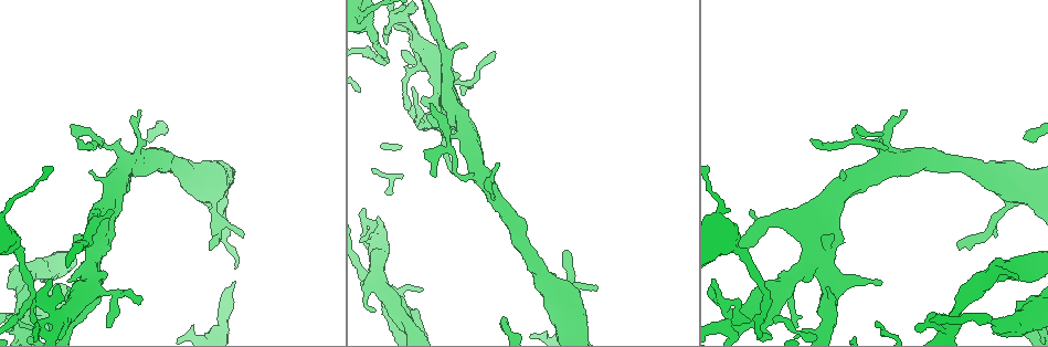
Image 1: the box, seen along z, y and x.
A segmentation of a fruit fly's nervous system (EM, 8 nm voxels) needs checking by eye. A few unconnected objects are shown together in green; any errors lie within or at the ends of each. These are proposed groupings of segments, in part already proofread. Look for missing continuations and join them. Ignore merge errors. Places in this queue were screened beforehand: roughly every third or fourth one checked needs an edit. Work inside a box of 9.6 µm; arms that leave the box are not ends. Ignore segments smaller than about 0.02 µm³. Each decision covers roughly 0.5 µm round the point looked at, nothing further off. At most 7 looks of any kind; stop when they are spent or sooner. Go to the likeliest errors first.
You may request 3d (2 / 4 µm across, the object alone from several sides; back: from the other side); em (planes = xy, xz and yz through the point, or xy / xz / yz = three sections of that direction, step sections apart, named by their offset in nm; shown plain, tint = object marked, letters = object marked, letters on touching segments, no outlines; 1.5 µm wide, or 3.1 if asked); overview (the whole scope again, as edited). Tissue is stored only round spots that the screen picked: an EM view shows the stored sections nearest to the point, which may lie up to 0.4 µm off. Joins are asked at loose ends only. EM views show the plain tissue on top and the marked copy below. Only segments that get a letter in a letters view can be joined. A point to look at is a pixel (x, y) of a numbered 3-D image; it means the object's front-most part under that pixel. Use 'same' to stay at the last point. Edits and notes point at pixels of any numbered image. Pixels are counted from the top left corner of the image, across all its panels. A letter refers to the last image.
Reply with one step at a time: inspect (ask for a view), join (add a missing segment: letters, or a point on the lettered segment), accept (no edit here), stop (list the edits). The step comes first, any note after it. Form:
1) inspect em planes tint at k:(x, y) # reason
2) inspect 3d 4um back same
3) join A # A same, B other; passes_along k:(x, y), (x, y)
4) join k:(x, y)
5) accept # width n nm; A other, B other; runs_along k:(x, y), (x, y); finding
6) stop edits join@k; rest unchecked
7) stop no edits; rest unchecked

inspect 3d 2um at 1:(243, 235) # an open end

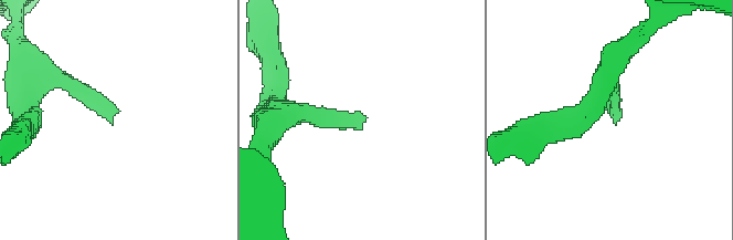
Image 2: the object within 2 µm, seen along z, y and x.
inspect em planes letters at 2:(360, 124) # shape alone is not enough

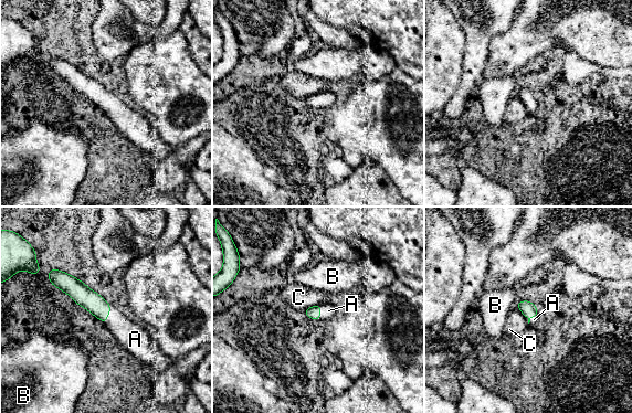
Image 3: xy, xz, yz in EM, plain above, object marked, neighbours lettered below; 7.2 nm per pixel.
join A # A same, B other, C other; passes_along 3:(528, 309), (532, 316), (534, 319); the cell continues

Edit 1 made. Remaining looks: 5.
inspect em planes letters at 1:(1018, 279)

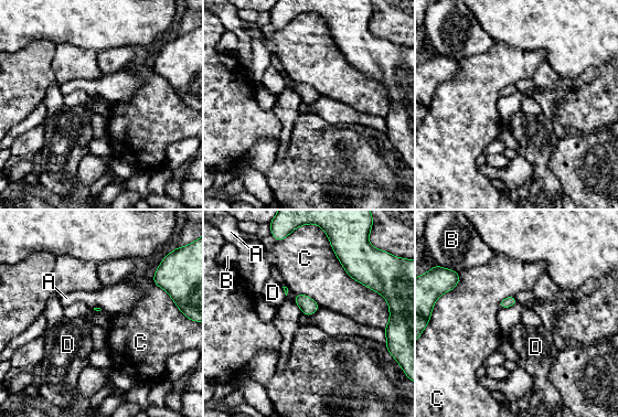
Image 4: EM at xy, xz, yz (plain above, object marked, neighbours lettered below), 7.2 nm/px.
accept # A other, B other, C other, D other; border 4:(329, 243), (344, 270), (383, 297); no lettered segment goes on from it

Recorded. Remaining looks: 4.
inspect 3d 4um at 1:(143, 300) # free end

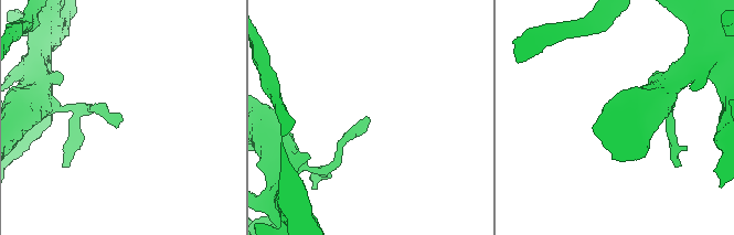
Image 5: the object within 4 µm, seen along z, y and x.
inspect em xy step 8 tint at 5:(120, 117)

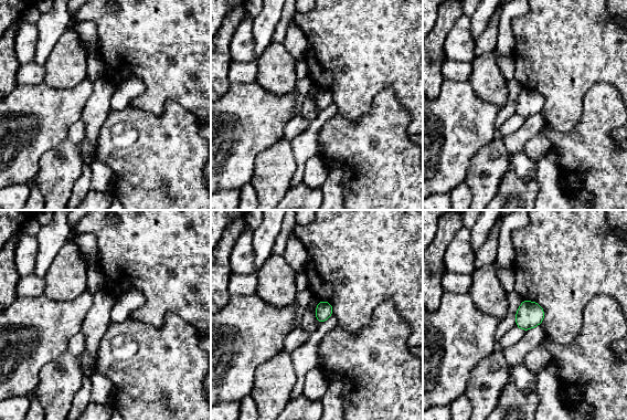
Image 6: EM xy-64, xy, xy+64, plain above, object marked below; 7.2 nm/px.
inspect em planes letters same

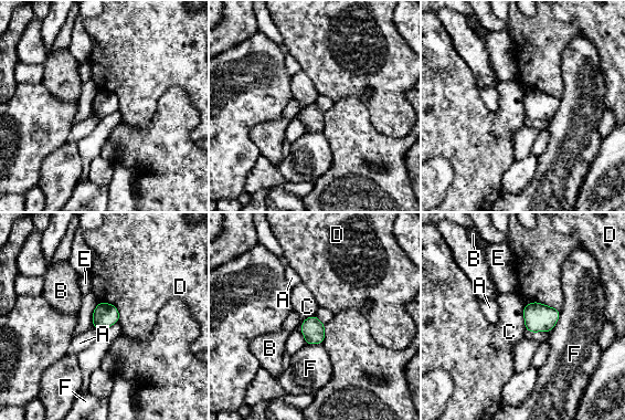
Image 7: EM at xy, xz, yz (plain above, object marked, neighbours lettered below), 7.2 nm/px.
accept # width 140 nm; A other, B other, C other, D other, E other, F other; border 7:(99, 301), (110, 303), (119, 319); no lettered segment goes on from it

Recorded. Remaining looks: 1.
stop edits join@3; rest unchecked

